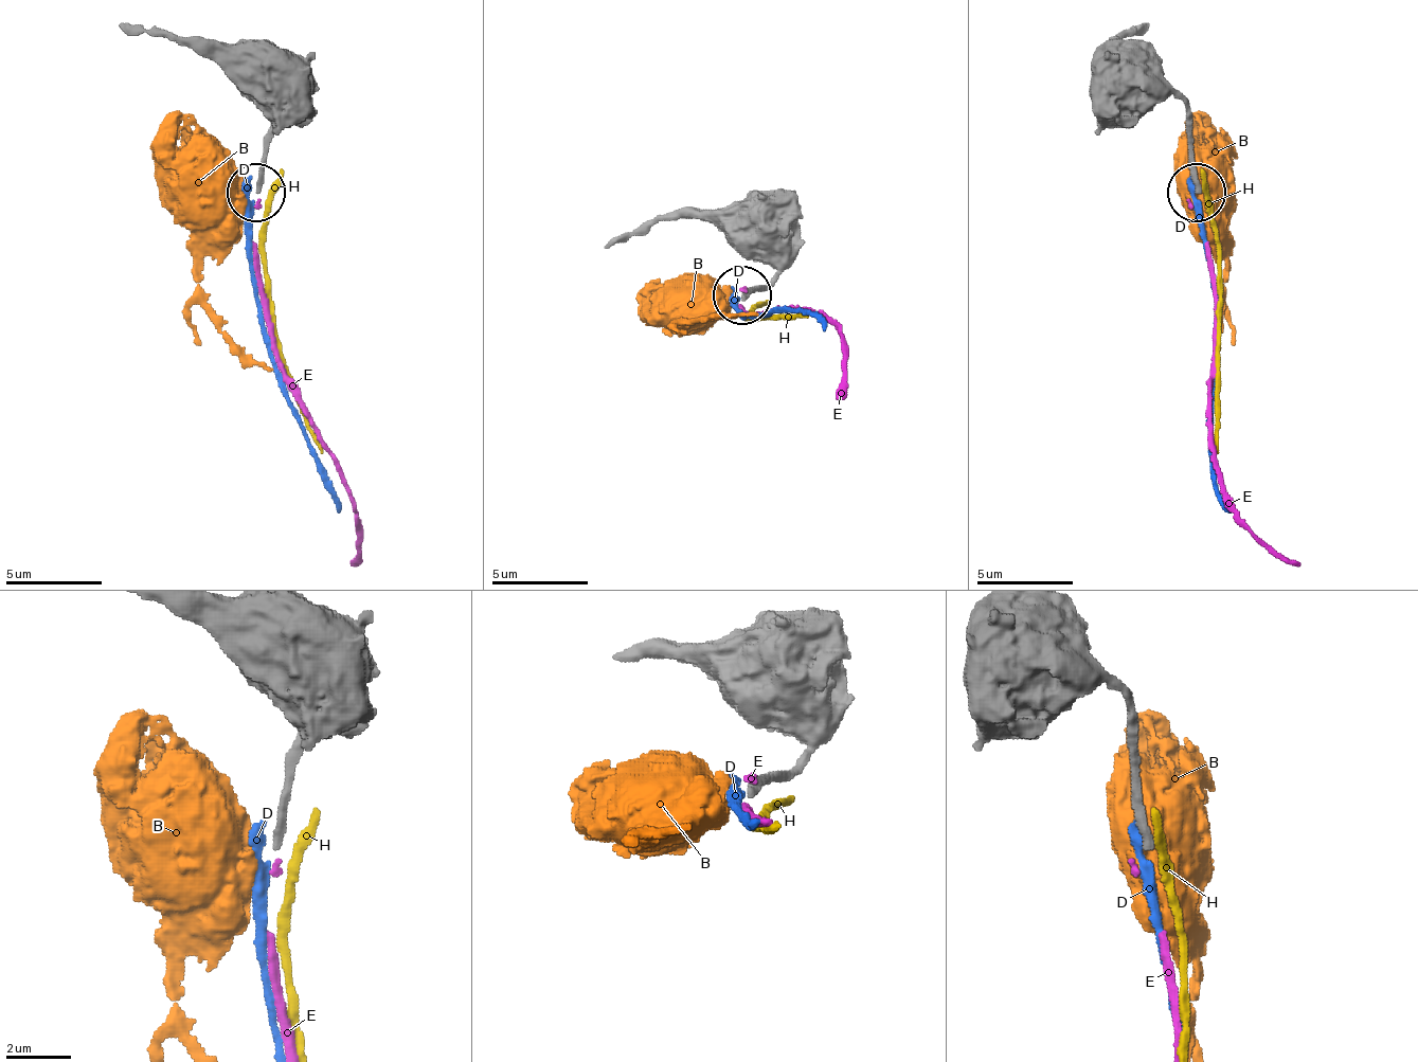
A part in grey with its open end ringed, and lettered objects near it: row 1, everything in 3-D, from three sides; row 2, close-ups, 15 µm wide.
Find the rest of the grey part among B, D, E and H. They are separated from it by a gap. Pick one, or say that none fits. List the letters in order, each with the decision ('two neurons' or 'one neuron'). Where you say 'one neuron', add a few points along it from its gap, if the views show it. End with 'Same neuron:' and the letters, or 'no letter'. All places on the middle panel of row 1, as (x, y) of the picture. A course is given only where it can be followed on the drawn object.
B: two neurons
D: two neurons
E: one neuron; course (740, 289), (736, 308), (755, 313), (813, 308), (832, 323), (842, 366), (838, 400)
H: two neurons
Same neuron: E

